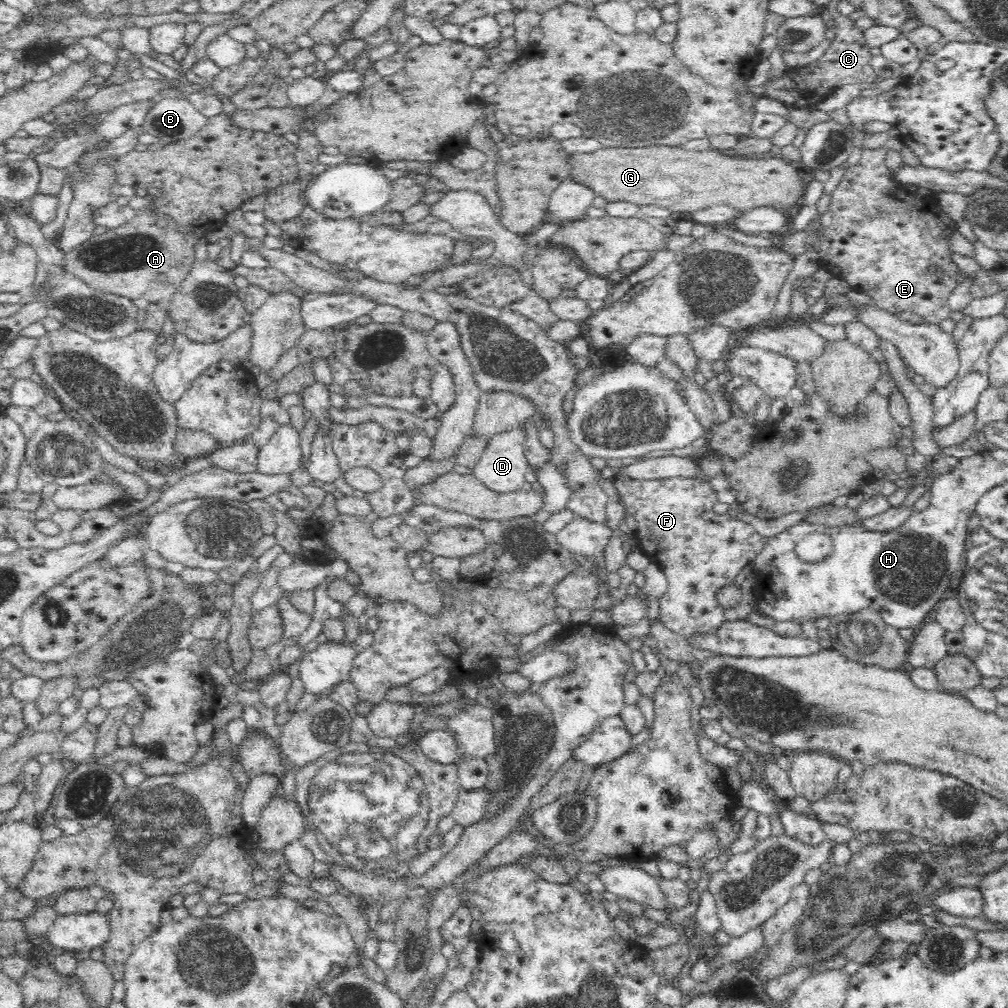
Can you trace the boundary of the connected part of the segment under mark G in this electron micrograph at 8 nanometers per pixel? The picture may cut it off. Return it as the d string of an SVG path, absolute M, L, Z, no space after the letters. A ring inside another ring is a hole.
M652 145L647 147L602 147L594 152L572 153L567 157L567 176L584 186L608 203L628 202L638 207L658 204L668 208L673 216L676 212L699 212L706 206L730 204L739 212L754 210L762 206L774 206L786 211L798 201L806 190L806 184L800 177L798 165L776 156L768 159L750 159L745 156L730 156L720 151L690 152L678 146Z

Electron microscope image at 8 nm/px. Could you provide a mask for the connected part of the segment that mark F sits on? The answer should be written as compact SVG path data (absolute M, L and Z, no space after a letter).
M616 476L613 482L620 504L628 510L629 516L634 516L638 524L634 532L638 546L651 560L662 566L667 576L668 590L659 598L660 621L685 637L713 631L725 619L724 608L718 606L716 600L718 589L735 582L739 572L764 548L767 538L745 521L726 514L716 514L713 504L717 501L717 493L712 489L710 481L689 476L658 480L632 480Z

